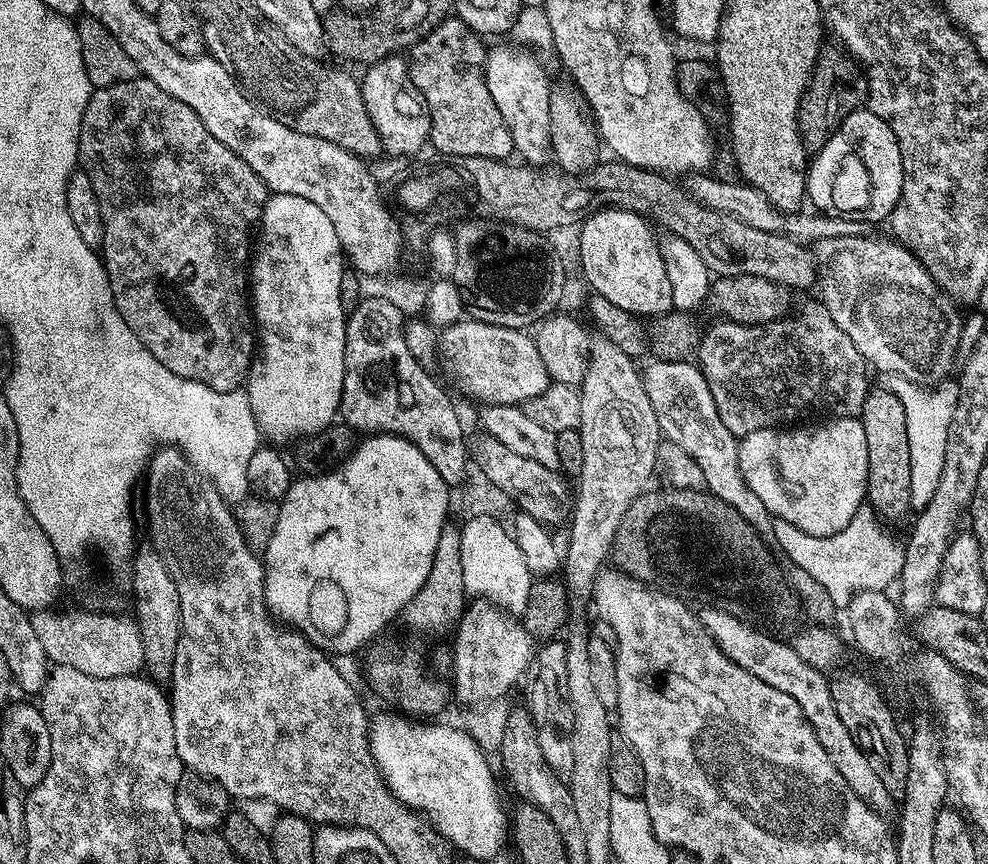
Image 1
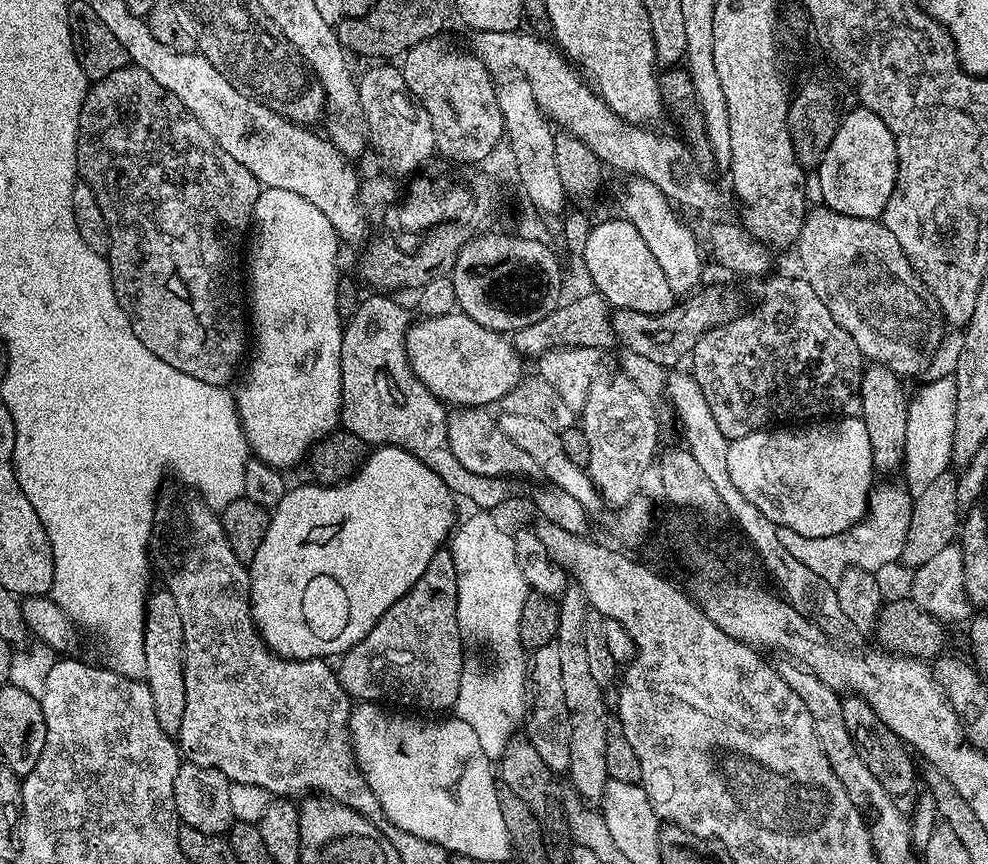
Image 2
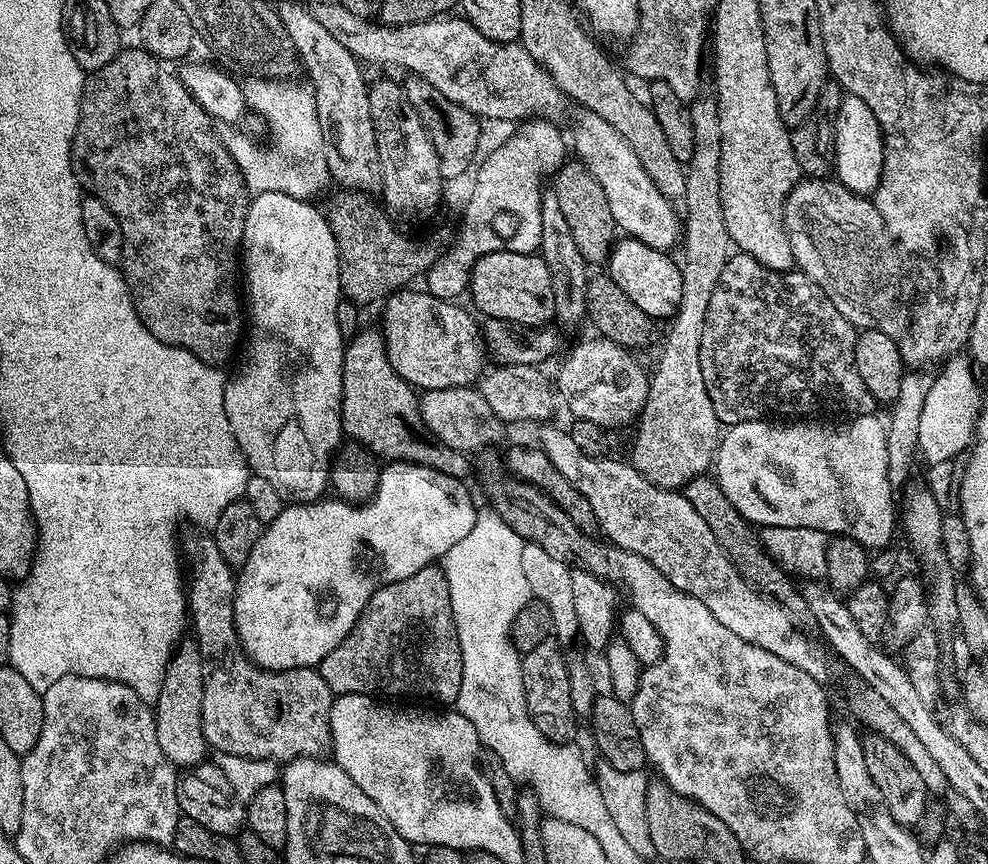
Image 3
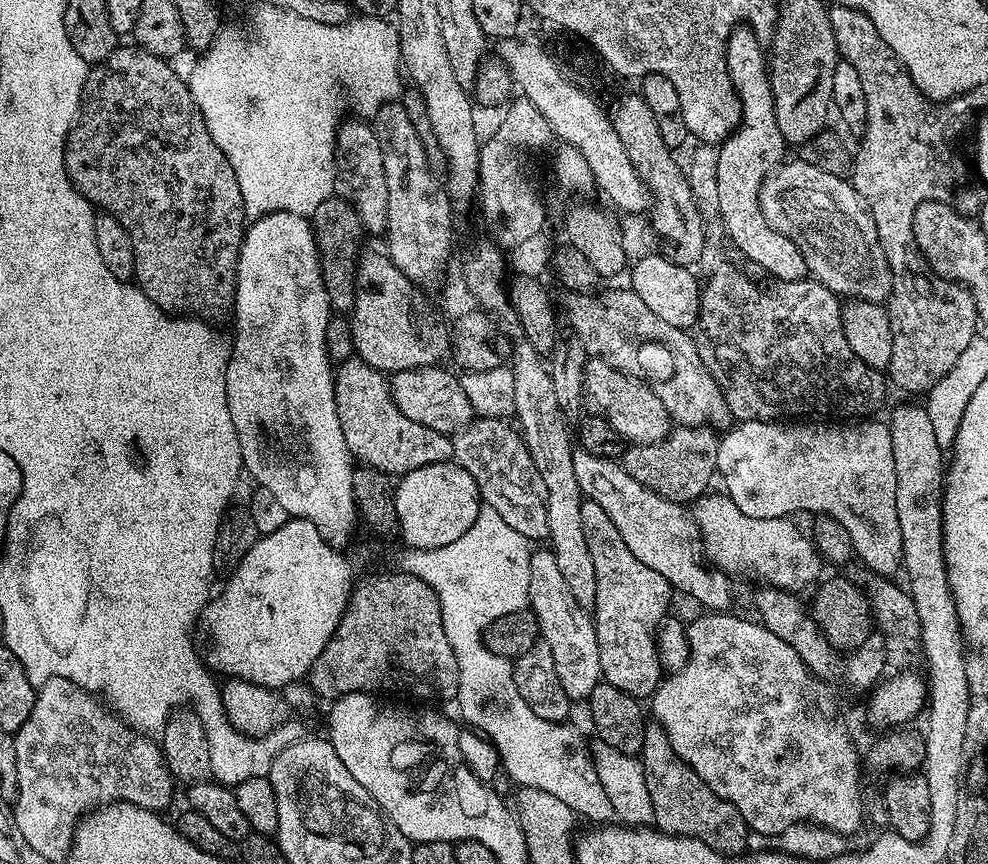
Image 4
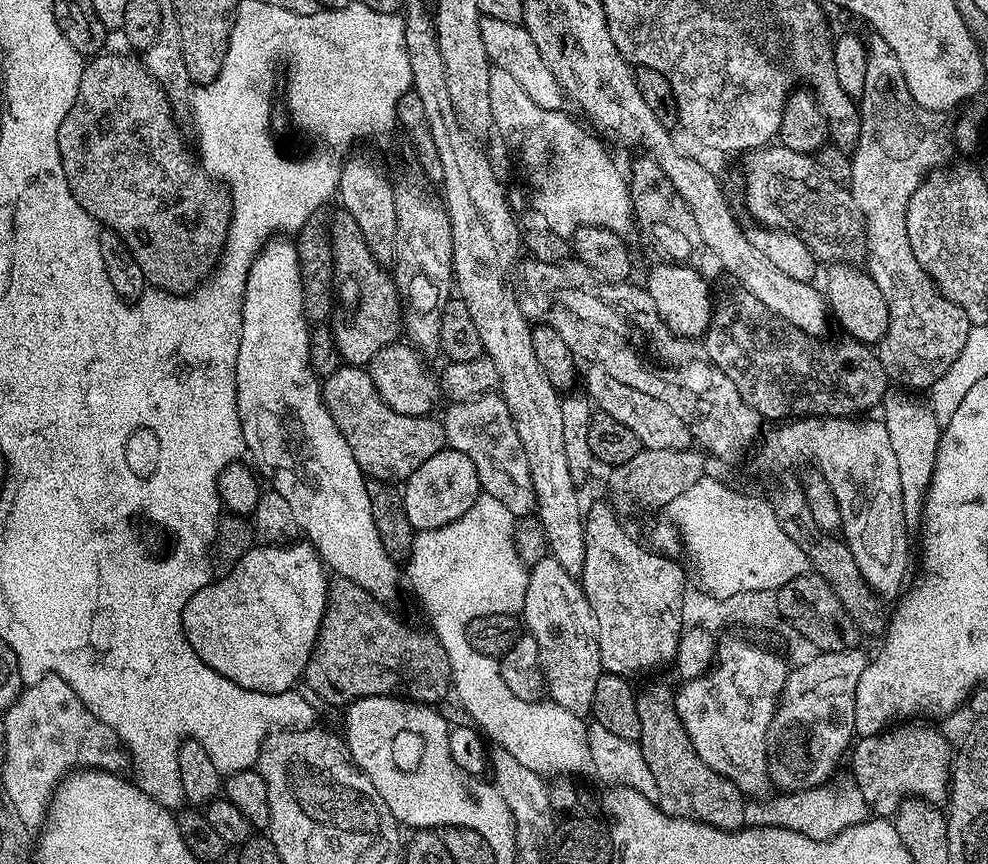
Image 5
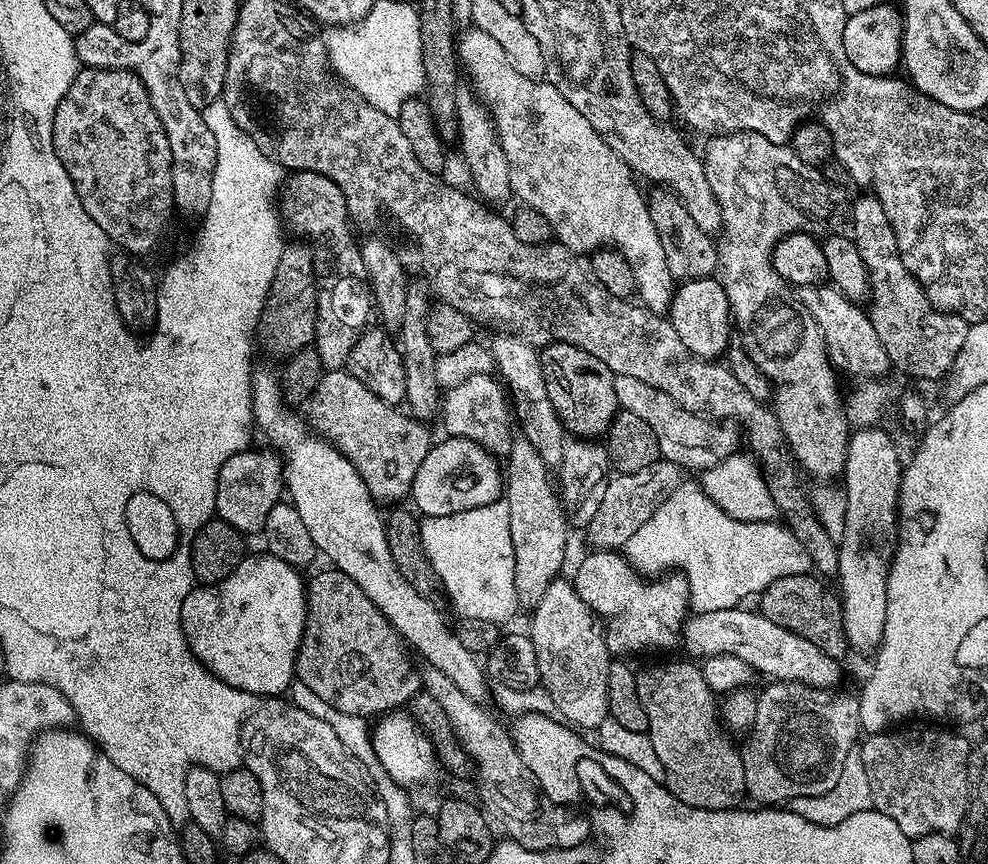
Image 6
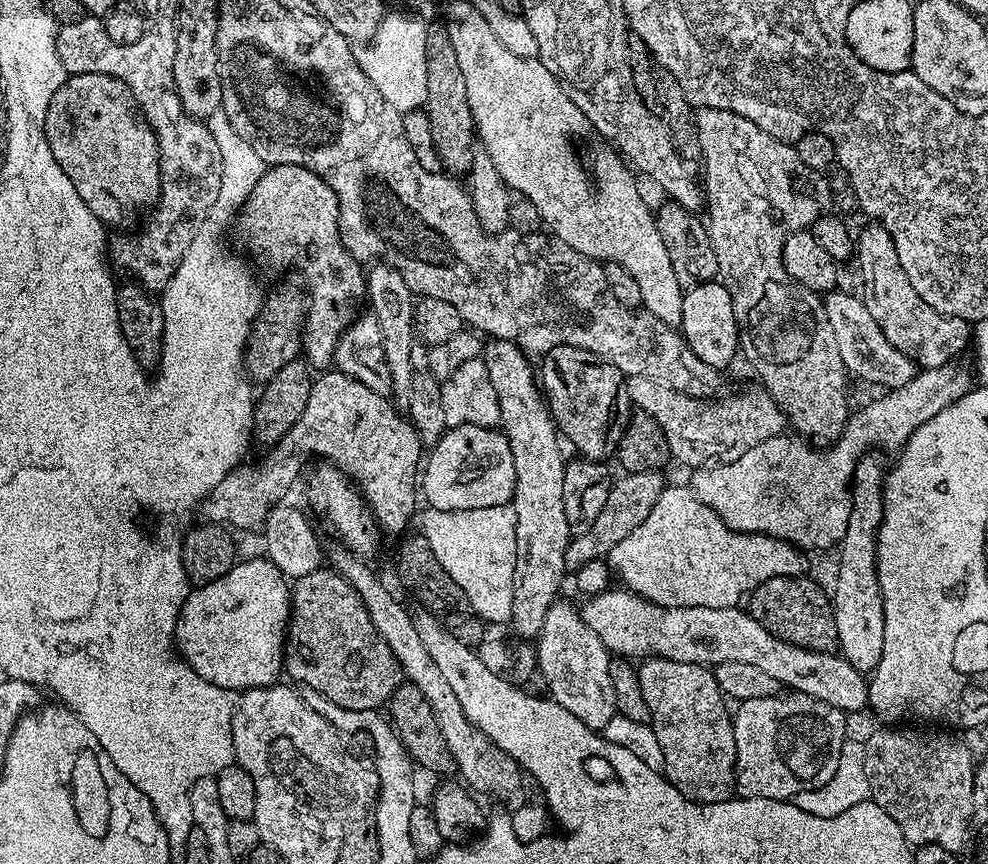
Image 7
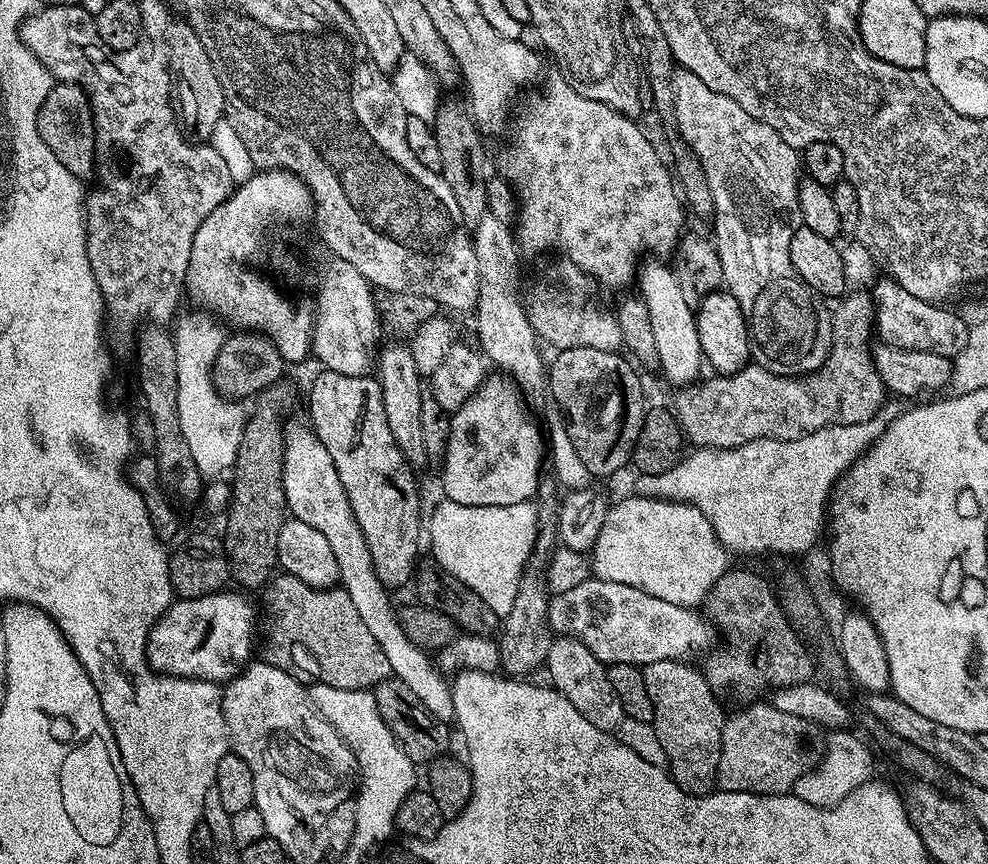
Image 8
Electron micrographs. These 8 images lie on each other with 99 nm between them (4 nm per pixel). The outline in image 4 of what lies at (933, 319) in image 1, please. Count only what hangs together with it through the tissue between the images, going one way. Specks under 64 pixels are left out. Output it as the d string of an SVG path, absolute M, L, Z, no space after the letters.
M799 158L790 160L773 167L760 187L760 205L766 222L770 222L770 226L774 226L778 234L790 238L790 242L798 246L798 250L806 258L809 273L814 274L815 279L825 284L830 291L844 298L856 298L866 293L867 299L872 303L883 305L892 294L892 275L882 254L878 230L874 226L874 218L868 212L867 204L845 177L826 174L826 170L818 170L818 166L810 166Z

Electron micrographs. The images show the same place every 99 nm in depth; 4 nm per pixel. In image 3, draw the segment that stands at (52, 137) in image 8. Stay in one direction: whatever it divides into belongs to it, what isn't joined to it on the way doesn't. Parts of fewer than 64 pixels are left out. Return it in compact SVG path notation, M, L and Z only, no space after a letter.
M125 47L110 62L106 62L106 66L102 66L97 72L91 73L84 81L84 93L80 99L80 121L76 127L76 133L72 135L72 169L76 175L76 179L80 182L80 187L85 193L98 197L102 202L106 202L106 206L110 206L110 214L114 214L114 218L118 218L118 226L122 226L122 234L124 235L124 245L122 246L122 278L128 284L128 293L132 295L132 301L136 307L136 312L140 315L140 321L147 326L150 334L154 334L154 338L158 338L163 344L170 344L178 348L184 348L187 352L193 352L203 364L213 366L224 366L224 363L237 352L242 344L242 329L245 327L246 320L242 315L242 280L238 275L238 257L242 252L244 242L244 227L246 226L246 214L248 213L248 201L250 199L249 188L244 181L243 174L240 173L238 165L235 164L234 158L228 153L227 146L223 139L216 137L214 121L209 116L208 111L203 108L188 92L188 87L180 81L179 75L175 71L171 72L171 67L165 66L155 56L151 56L145 52L143 47L136 48Z

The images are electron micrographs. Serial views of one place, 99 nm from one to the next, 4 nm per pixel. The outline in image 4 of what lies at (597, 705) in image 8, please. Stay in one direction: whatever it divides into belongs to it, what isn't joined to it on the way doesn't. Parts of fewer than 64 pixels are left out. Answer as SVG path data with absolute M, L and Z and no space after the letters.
M551 550L532 553L528 602L540 627L540 639L550 646L554 654L554 670L558 670L558 682L562 682L562 690L566 690L569 701L587 701L594 686L602 682L596 621L589 609L578 606L574 594L570 594L570 586L566 586L566 578L562 578L558 571L558 562L554 562Z

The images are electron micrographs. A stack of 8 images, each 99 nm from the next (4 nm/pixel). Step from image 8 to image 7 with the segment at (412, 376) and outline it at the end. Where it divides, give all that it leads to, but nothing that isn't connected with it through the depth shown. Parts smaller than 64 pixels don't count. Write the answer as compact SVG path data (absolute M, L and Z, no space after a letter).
M376 262L366 272L366 300L367 303L372 303L371 315L378 318L378 330L382 330L384 361L390 366L392 379L391 395L397 401L407 402L410 398L410 382L414 371L412 366L414 293L410 286L406 286L406 278L402 278L398 269L383 262Z

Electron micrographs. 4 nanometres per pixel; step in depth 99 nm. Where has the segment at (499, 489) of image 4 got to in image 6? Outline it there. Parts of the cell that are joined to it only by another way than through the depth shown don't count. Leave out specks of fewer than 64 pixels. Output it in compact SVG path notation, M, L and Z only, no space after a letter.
M495 375L475 376L462 386L447 389L442 396L442 417L448 436L466 438L496 458L507 457L514 441L514 412L509 397Z

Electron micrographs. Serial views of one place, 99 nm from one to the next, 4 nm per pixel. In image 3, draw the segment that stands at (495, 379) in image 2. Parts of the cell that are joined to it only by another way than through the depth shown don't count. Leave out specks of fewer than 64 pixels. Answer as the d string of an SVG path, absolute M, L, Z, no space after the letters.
M412 290L393 292L382 304L382 331L390 366L413 388L424 392L475 385L486 371L486 349L477 317L459 308L459 303L440 300L427 290L408 291Z

